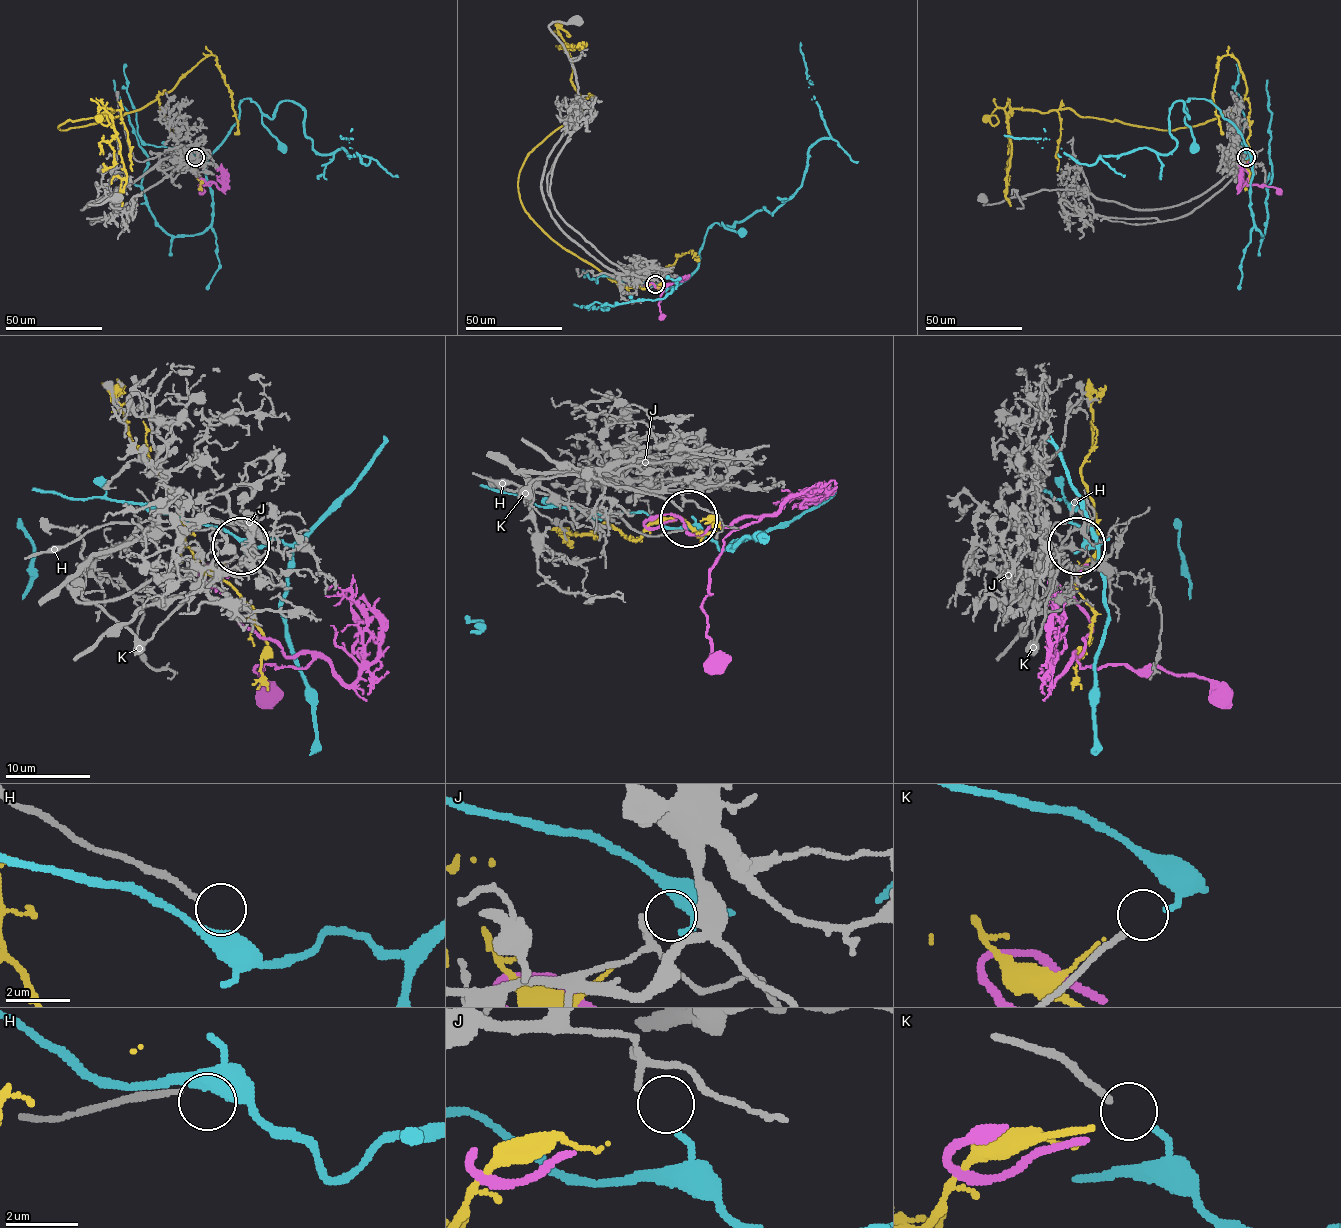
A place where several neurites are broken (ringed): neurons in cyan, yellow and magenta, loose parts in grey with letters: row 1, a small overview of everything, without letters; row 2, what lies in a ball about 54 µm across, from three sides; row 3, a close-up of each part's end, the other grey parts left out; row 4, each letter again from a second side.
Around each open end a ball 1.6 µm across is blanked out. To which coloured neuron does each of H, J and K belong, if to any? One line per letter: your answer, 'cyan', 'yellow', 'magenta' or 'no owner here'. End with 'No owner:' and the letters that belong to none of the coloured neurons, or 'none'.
H: no owner here
J: no owner here
K: cyan
No owner: H, J

